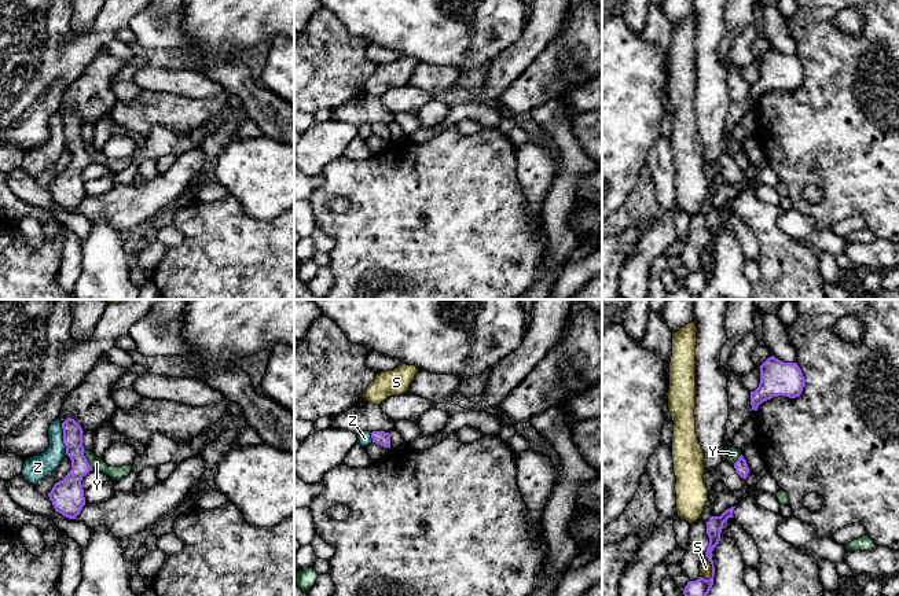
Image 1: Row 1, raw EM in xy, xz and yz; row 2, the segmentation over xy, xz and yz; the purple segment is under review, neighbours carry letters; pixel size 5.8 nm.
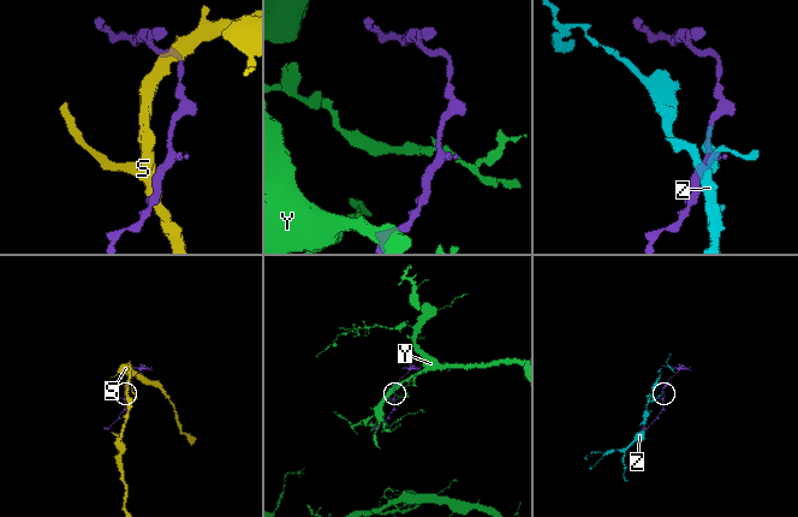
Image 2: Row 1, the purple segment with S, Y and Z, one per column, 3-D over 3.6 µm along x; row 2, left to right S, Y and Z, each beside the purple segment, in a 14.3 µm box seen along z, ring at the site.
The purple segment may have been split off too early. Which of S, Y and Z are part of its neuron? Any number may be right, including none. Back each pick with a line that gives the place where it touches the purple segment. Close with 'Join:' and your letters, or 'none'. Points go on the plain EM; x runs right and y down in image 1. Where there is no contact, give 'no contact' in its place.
Join: none

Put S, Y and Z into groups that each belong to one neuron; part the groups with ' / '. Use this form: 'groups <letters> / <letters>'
groups S / Y / Z

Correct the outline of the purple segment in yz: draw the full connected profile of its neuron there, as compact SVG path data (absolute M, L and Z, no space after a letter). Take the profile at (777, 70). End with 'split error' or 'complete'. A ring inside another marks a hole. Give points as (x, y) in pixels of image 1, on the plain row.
M771 48L759 60L759 80L751 84L753 103L757 103L762 95L773 89L786 88L796 91L801 87L806 71L797 55L784 55Z; complete

